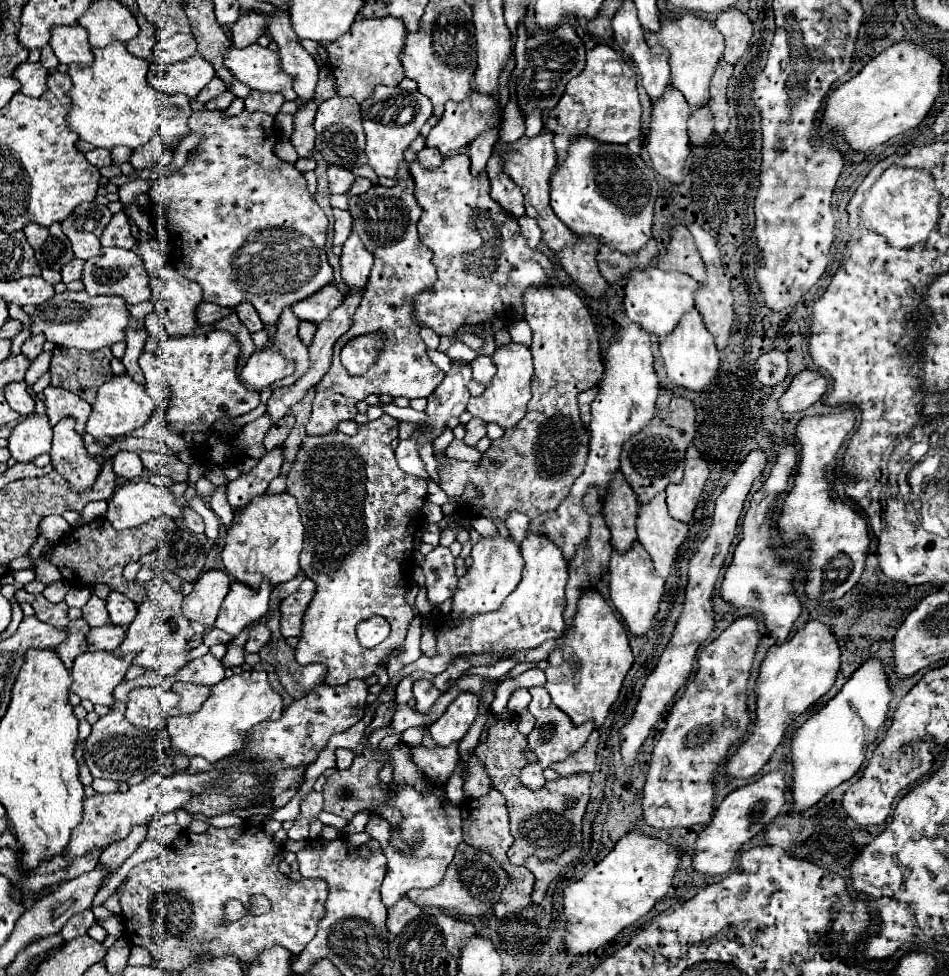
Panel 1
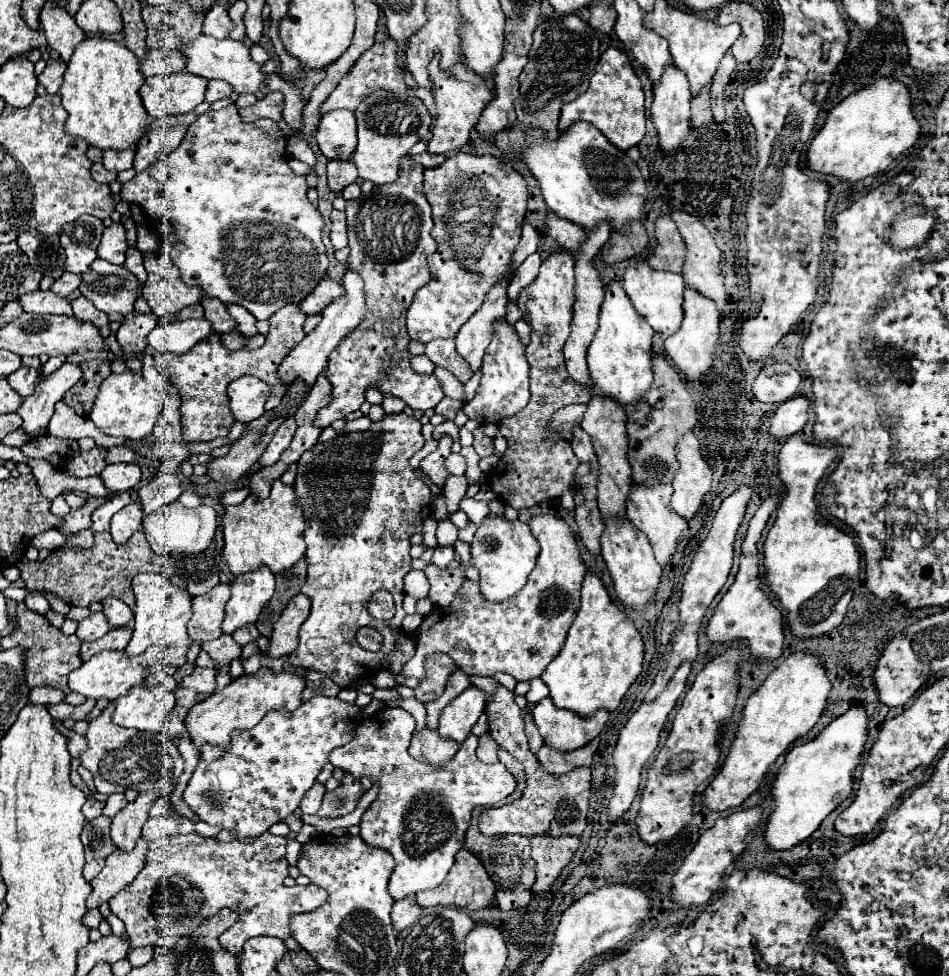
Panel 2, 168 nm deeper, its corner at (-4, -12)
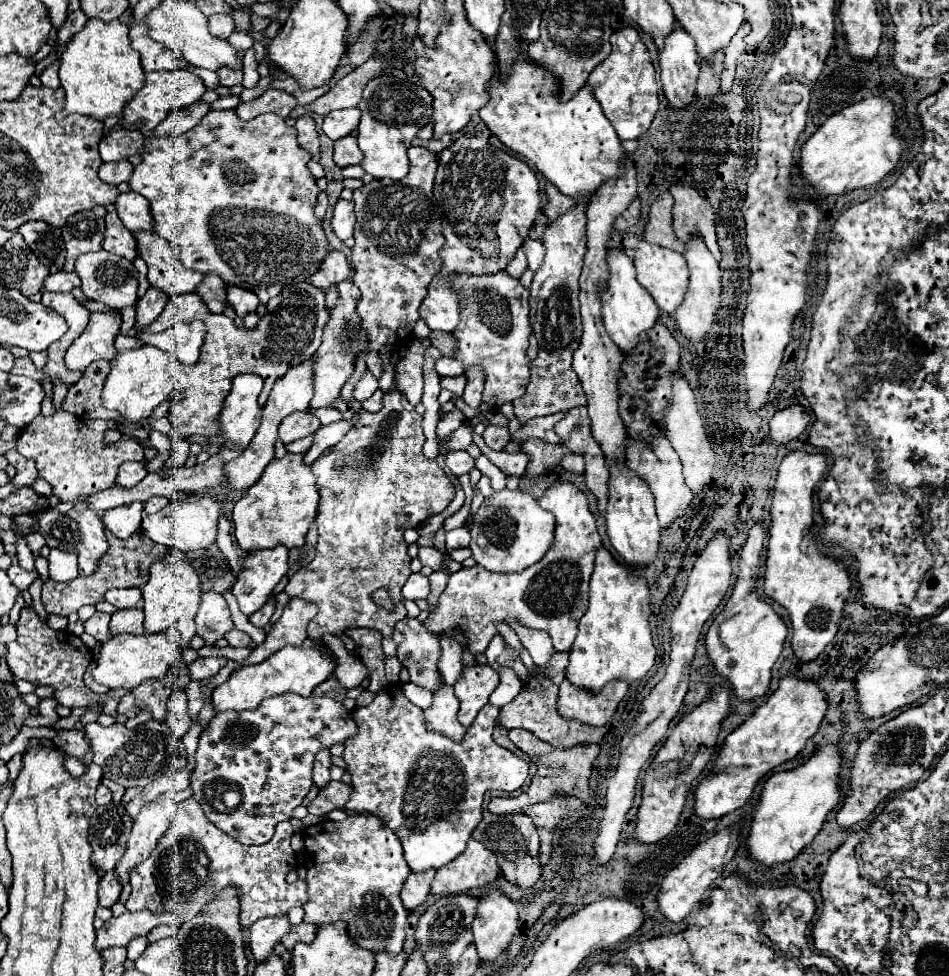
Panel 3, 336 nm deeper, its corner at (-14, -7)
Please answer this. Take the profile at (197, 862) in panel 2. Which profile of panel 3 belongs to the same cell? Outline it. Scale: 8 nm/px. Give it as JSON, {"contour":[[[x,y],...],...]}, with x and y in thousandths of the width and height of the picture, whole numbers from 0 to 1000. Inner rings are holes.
{"contour":[[[199,817],[197,821],[191,821],[184,833],[184,843],[178,847],[178,851],[168,860],[165,868],[159,872],[157,880],[151,882],[142,892],[138,892],[138,919],[134,921],[132,929],[136,933],[163,933],[163,935],[176,935],[187,927],[187,938],[191,946],[201,944],[210,931],[214,931],[220,923],[229,919],[231,913],[237,909],[248,909],[252,923],[254,923],[254,950],[264,950],[275,940],[288,940],[288,938],[300,938],[307,929],[319,927],[323,923],[323,903],[302,905],[300,899],[305,892],[311,890],[311,872],[307,870],[307,858],[309,847],[305,841],[298,841],[290,847],[290,856],[281,866],[254,866],[250,860],[241,858],[233,849],[229,849],[218,837],[214,835],[214,829],[210,823]]]}

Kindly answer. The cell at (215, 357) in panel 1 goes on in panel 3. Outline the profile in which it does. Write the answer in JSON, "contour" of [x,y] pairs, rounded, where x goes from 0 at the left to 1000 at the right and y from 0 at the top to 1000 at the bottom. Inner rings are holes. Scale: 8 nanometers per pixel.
{"contour":[[[315,290],[309,294],[302,294],[302,298],[296,298],[286,310],[281,310],[281,317],[290,317],[290,323],[283,321],[277,325],[271,333],[271,337],[256,337],[250,335],[246,327],[239,323],[227,323],[218,317],[214,306],[208,300],[197,302],[184,302],[178,306],[172,321],[159,332],[153,335],[152,340],[166,341],[177,337],[177,329],[212,328],[218,335],[212,366],[205,374],[193,374],[189,382],[187,399],[193,401],[193,411],[182,415],[178,427],[182,433],[182,442],[178,448],[182,452],[193,452],[199,446],[214,446],[224,448],[231,446],[231,423],[235,419],[235,411],[241,405],[243,388],[252,382],[275,382],[278,398],[272,408],[276,417],[288,399],[290,388],[294,384],[300,384],[302,376],[309,376],[311,372],[317,372],[319,368],[326,368],[338,353],[338,341],[347,329],[347,319],[342,315],[342,300],[332,298],[328,290]]]}

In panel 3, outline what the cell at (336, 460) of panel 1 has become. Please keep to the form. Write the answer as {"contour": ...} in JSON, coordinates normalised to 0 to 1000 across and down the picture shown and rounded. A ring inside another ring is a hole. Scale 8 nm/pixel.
{"contour":[[[414,397],[412,403],[406,403],[404,419],[399,423],[387,423],[385,419],[380,419],[380,421],[374,421],[372,427],[376,427],[374,438],[368,440],[368,444],[355,456],[340,462],[336,470],[332,470],[332,474],[328,476],[328,483],[334,489],[336,511],[345,509],[345,532],[353,528],[359,540],[353,542],[353,536],[351,536],[351,542],[349,542],[349,534],[336,540],[332,573],[323,581],[313,585],[300,601],[302,610],[319,612],[323,616],[334,618],[336,628],[328,634],[326,644],[323,644],[326,655],[334,663],[340,663],[342,649],[361,653],[368,644],[376,644],[376,642],[393,642],[401,647],[404,653],[408,655],[414,651],[414,640],[420,634],[429,632],[423,601],[433,589],[433,583],[431,583],[433,571],[429,567],[425,546],[433,540],[442,540],[454,528],[463,528],[479,507],[477,495],[463,481],[463,476],[446,468],[444,464],[446,450],[448,450],[446,438],[444,438],[446,427],[427,409],[425,403],[420,403]],[[399,601],[408,601],[412,614],[416,616],[416,624],[412,628],[397,622],[389,612]]]}

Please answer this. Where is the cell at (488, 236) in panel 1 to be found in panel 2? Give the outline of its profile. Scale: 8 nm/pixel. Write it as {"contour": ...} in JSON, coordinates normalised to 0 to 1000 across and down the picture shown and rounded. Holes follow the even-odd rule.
{"contour":[[[479,156],[469,164],[469,168],[448,174],[448,201],[456,213],[458,232],[454,242],[460,248],[460,258],[450,266],[454,287],[439,297],[437,307],[429,318],[429,338],[433,346],[442,350],[479,346],[486,332],[490,332],[509,311],[515,295],[532,283],[545,254],[545,244],[549,244],[549,232],[555,217],[555,189],[549,176],[522,160]]]}

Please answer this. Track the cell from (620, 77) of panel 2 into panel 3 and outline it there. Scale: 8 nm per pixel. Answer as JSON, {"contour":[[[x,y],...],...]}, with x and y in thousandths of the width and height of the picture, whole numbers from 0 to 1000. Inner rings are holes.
{"contour":[[[659,28],[650,34],[646,34],[644,47],[644,56],[631,69],[627,69],[627,73],[619,81],[619,87],[627,89],[625,97],[631,103],[631,108],[635,110],[638,120],[648,130],[652,142],[656,142],[656,144],[671,142],[673,138],[678,138],[684,132],[684,128],[692,116],[692,110],[694,110],[690,71],[686,67],[680,46],[673,40],[671,30]]]}

